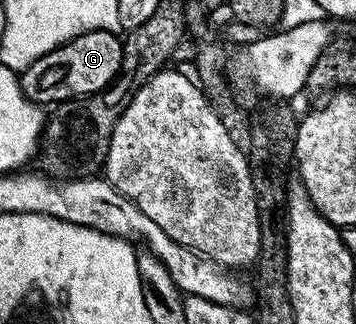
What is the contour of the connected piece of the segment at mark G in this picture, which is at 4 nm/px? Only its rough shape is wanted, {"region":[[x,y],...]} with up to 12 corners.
{"region":[[89,31],[22,71],[32,102],[66,104],[119,77],[120,35]]}

